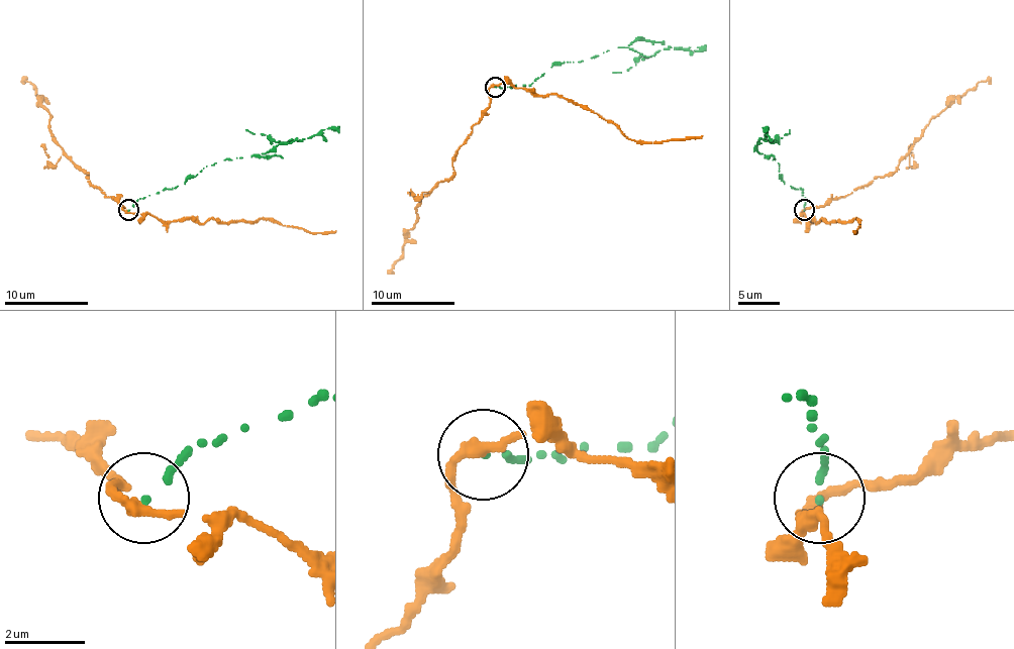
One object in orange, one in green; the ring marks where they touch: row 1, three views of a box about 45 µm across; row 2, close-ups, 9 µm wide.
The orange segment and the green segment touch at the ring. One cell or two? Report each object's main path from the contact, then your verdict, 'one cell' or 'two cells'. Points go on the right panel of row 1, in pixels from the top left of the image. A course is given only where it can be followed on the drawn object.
orange runs (803, 210), (824, 206), (879, 177), (891, 175), (922, 129), (955, 98), (991, 77); green runs (803, 210), (805, 198), (801, 190), (781, 177), (779, 163), (757, 149), (759, 139), (774, 141), (789, 129); two cells

